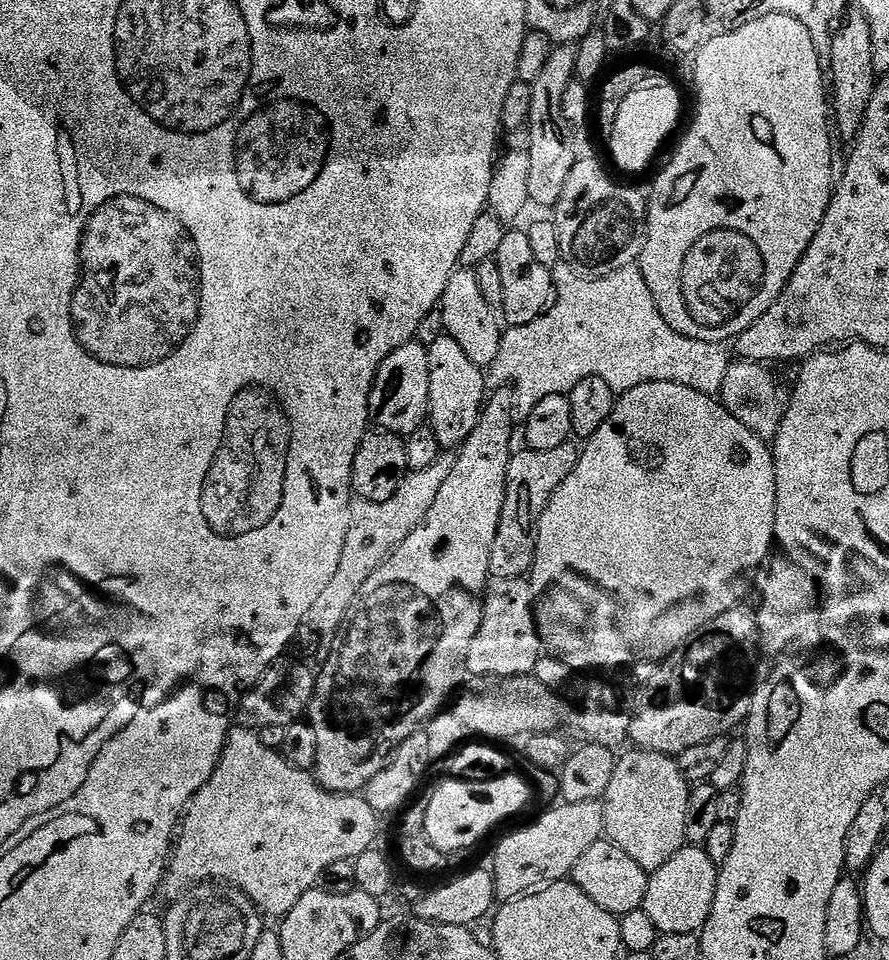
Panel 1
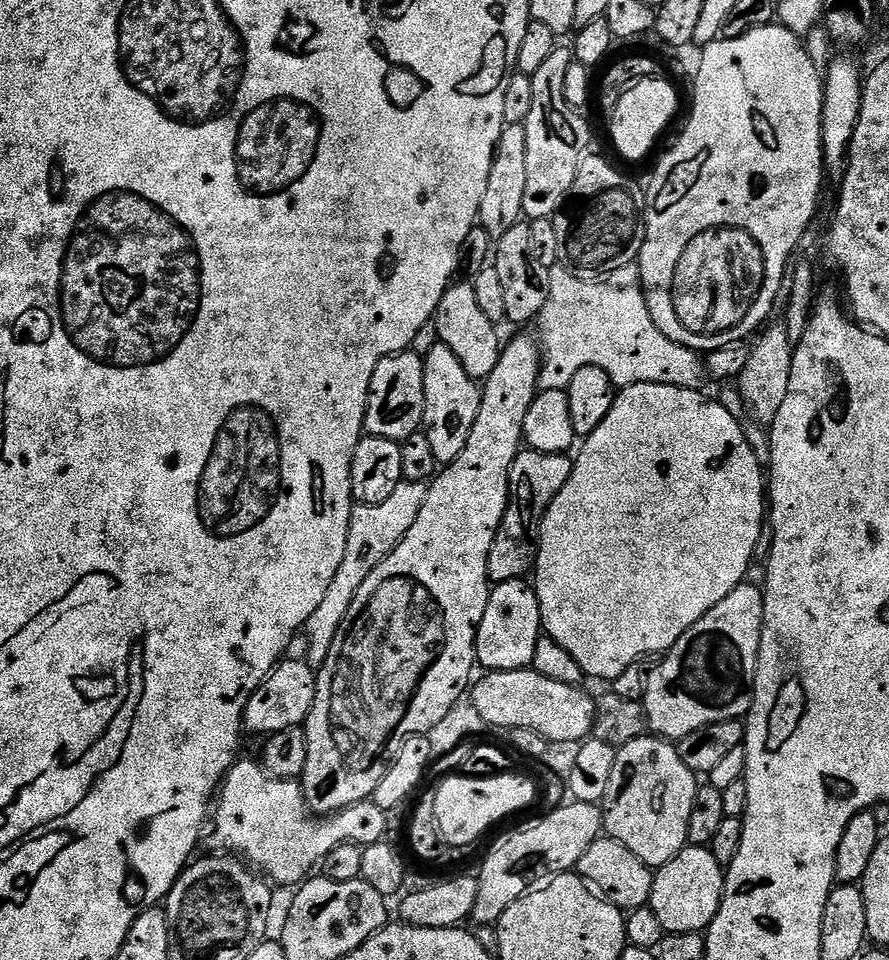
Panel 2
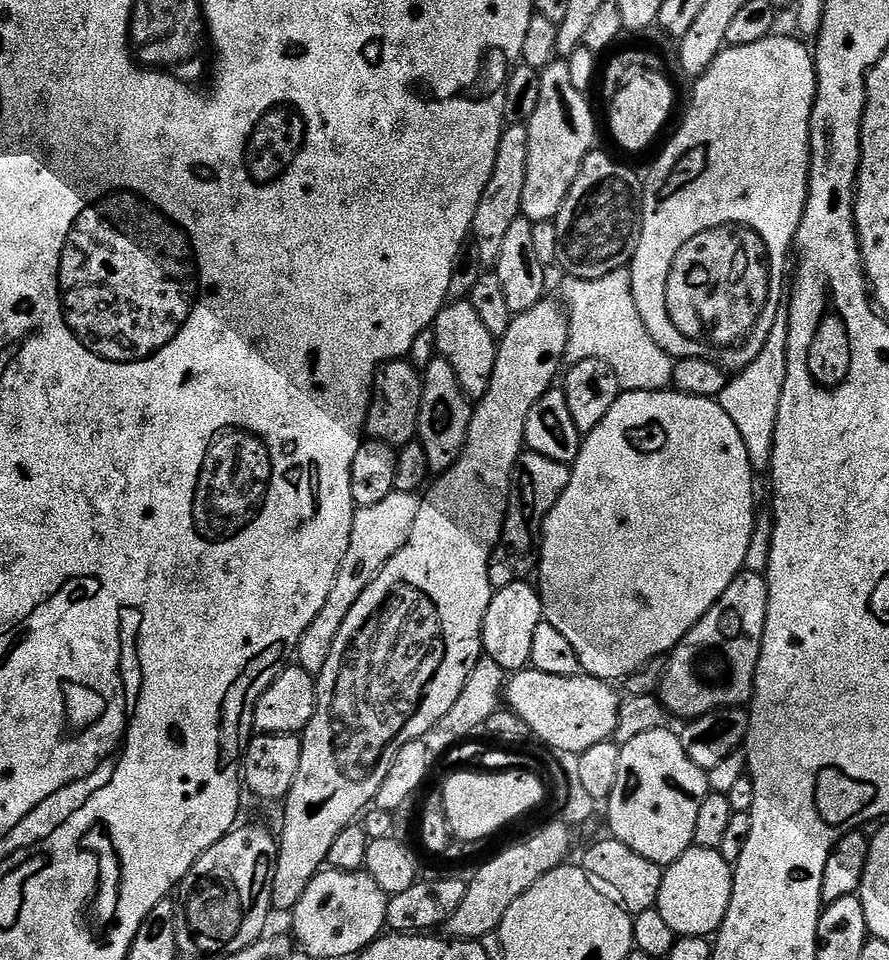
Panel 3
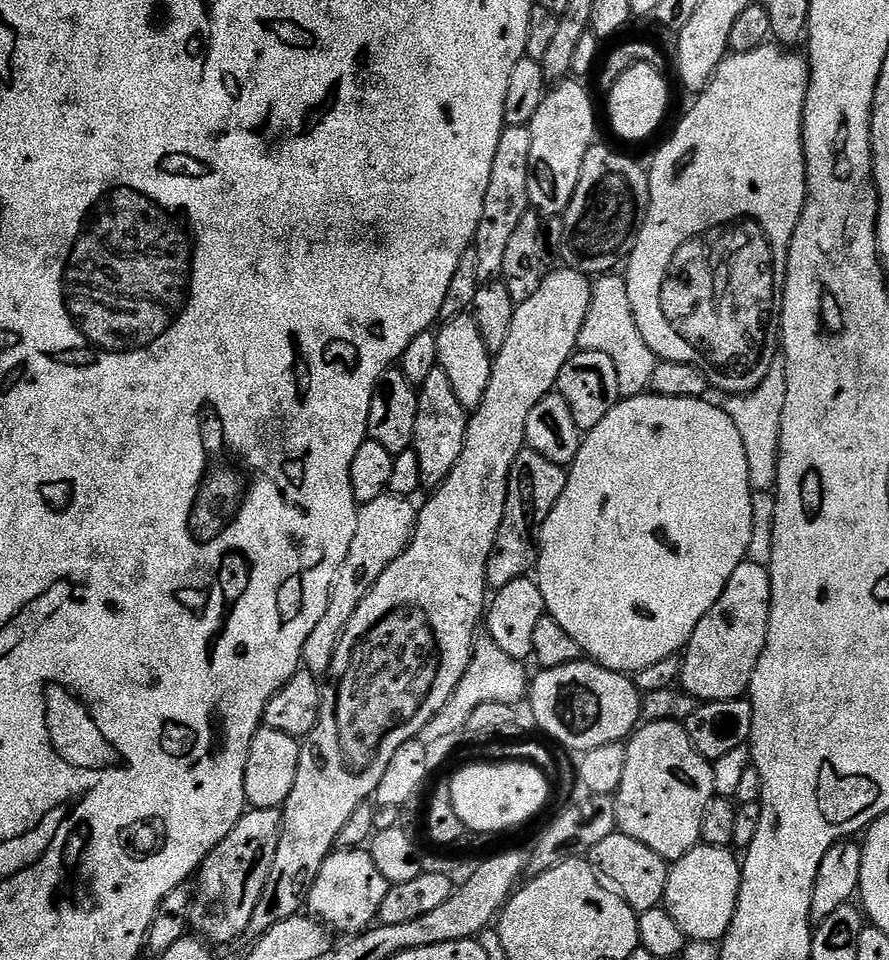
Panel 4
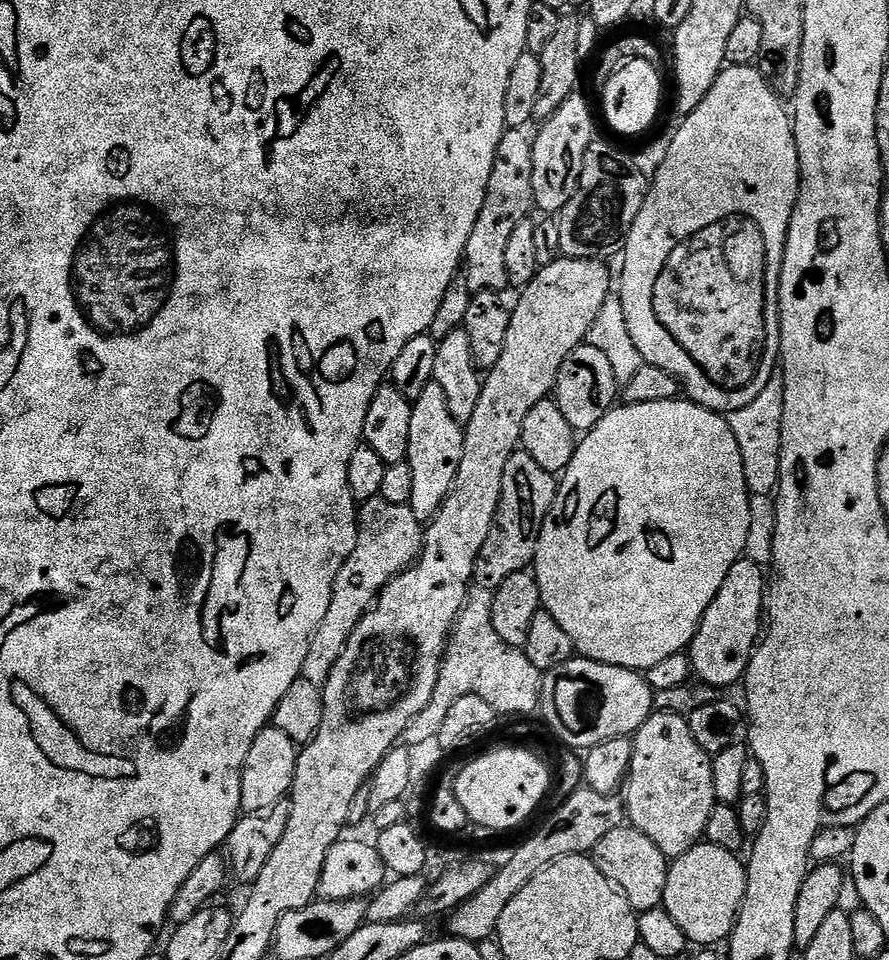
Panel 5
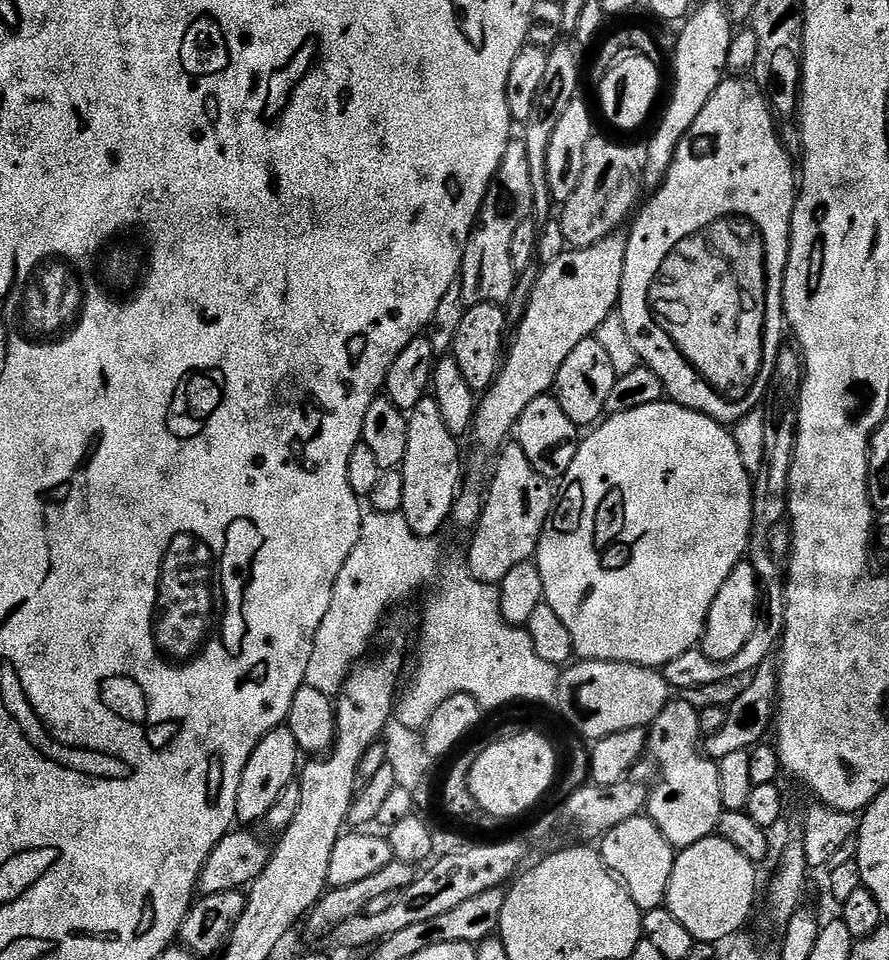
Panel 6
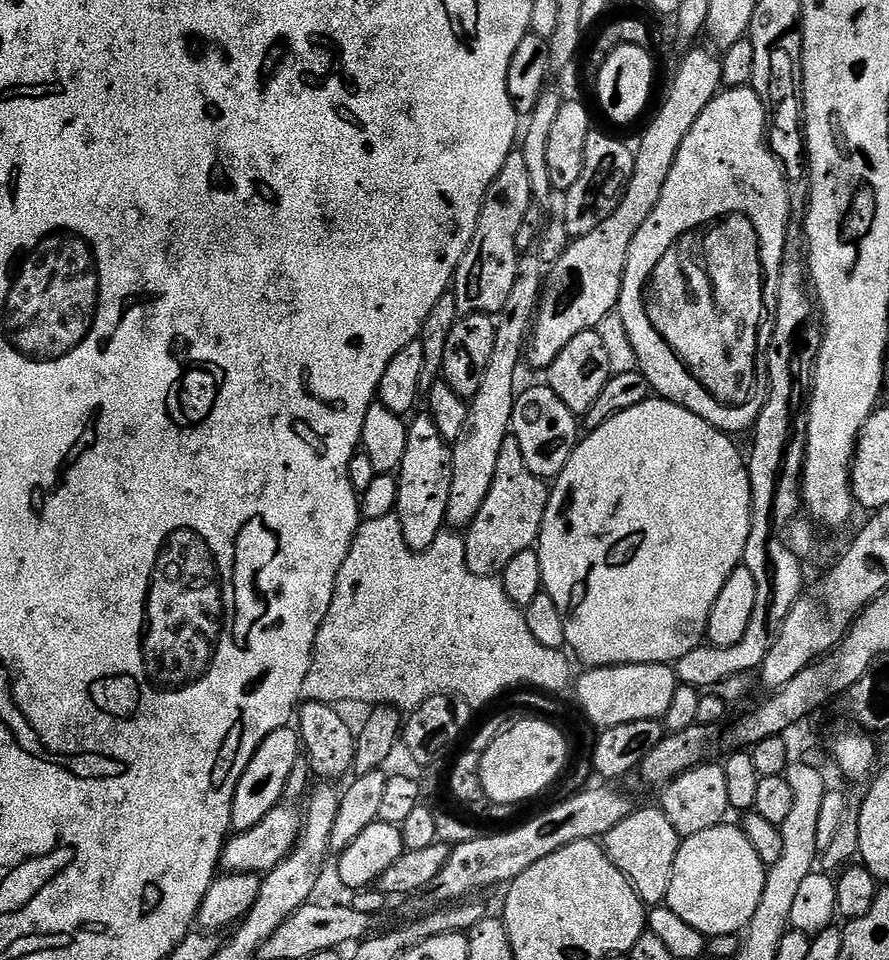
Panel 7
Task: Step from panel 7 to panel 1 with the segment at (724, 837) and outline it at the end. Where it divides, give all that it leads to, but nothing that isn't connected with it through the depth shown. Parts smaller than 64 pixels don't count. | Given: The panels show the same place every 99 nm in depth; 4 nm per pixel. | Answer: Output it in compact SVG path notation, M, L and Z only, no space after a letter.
M685 846L666 866L651 873L644 899L644 912L650 914L654 926L663 935L699 933L714 906L718 866L710 862L703 847Z

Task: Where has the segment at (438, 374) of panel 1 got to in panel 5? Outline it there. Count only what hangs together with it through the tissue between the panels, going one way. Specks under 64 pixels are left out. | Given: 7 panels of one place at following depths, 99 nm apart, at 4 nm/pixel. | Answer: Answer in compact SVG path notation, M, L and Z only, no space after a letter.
M428 384L426 390L422 390L422 394L418 394L418 398L412 401L410 414L410 450L407 461L414 483L408 504L414 510L414 518L430 522L436 517L442 502L450 494L458 466L462 466L463 449L464 429L458 422L454 422L454 414L450 414L442 386Z

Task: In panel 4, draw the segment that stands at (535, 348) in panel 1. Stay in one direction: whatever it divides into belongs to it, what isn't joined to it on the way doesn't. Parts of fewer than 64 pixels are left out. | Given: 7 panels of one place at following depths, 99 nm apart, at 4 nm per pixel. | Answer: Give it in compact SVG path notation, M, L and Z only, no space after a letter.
M604 274L592 285L592 301L586 314L586 322L582 322L579 351L601 352L614 362L614 370L618 370L618 390L621 397L643 396L652 387L654 370L658 363L656 355L642 342L642 334L638 334L638 326L634 322L634 314L630 306L628 281L620 274Z

